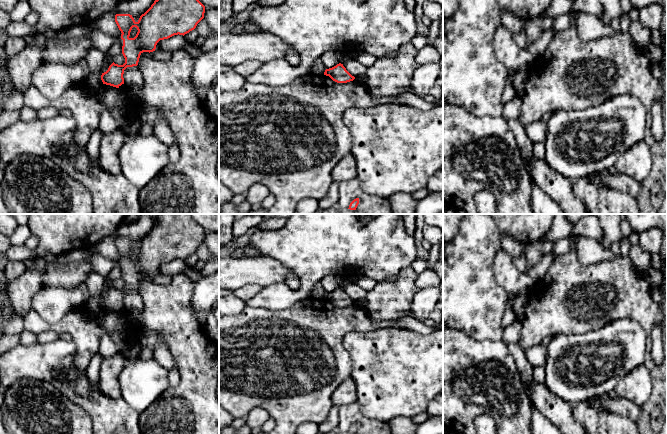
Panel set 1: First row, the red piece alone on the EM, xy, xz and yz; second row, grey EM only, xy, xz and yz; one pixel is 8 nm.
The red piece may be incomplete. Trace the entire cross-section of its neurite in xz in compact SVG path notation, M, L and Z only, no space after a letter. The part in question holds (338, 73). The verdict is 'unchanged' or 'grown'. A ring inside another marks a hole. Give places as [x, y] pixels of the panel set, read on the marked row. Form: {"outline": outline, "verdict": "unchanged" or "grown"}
{"outline": "M341 63L332 68L326 69L324 75L329 76L337 83L347 83L355 79L355 77L352 76Z", "verdict": "unchanged"}

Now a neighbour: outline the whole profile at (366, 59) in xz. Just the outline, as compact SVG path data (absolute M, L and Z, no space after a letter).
M351 51L350 56L353 60L358 61L366 67L372 66L377 61L376 56L364 51Z

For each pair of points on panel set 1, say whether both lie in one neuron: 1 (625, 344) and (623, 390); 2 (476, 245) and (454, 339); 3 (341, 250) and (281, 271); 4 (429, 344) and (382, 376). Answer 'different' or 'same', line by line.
1: different
2: different
3: different
4: same

